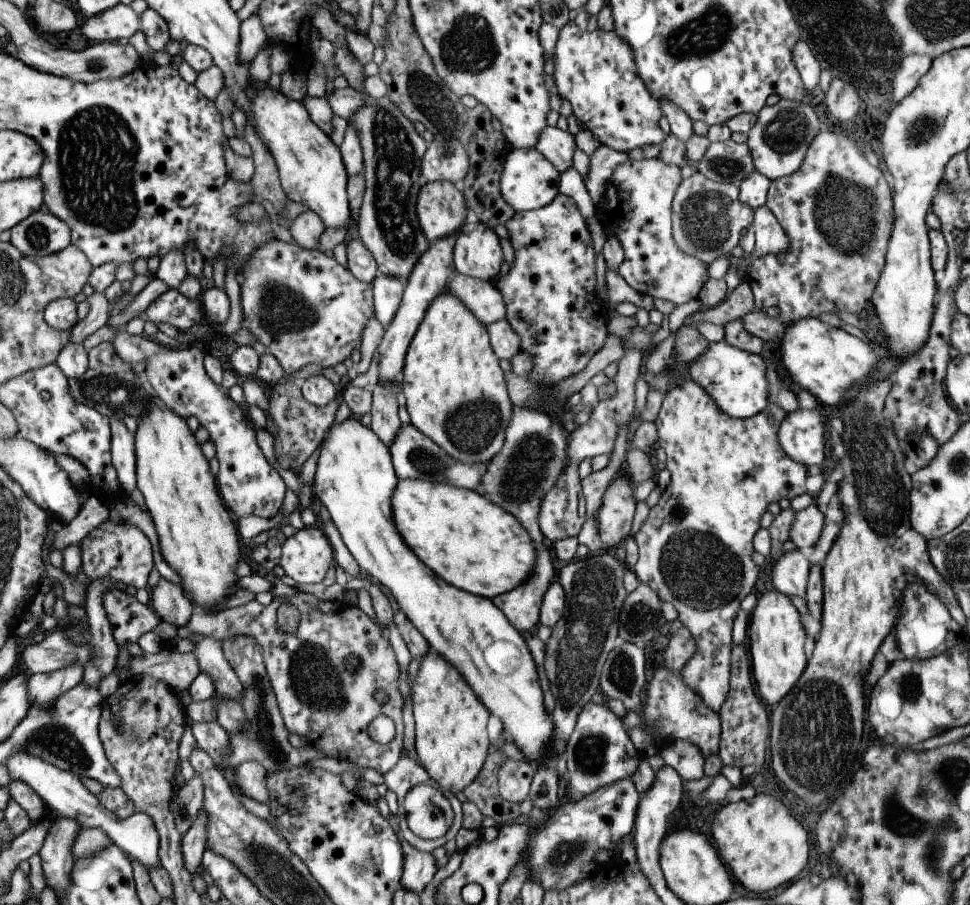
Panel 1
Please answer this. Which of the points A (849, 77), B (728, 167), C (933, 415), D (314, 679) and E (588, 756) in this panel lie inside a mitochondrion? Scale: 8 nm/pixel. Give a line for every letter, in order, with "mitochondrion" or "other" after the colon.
A: other
B: mitochondrion
C: mitochondrion
D: mitochondrion
E: mitochondrion

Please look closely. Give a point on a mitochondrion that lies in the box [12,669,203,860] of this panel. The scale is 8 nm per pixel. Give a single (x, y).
(55, 739)

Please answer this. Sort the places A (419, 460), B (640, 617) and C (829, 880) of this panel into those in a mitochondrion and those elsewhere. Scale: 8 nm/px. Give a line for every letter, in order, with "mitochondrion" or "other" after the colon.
A: mitochondrion
B: mitochondrion
C: other

